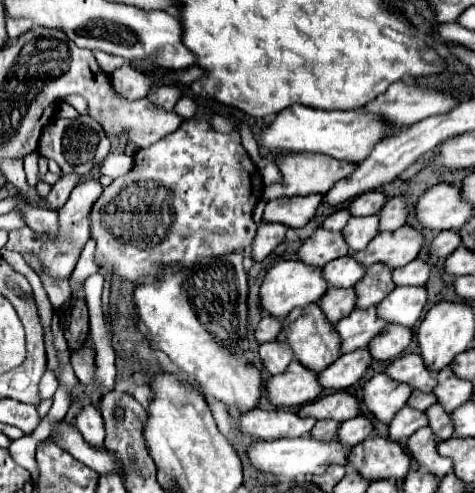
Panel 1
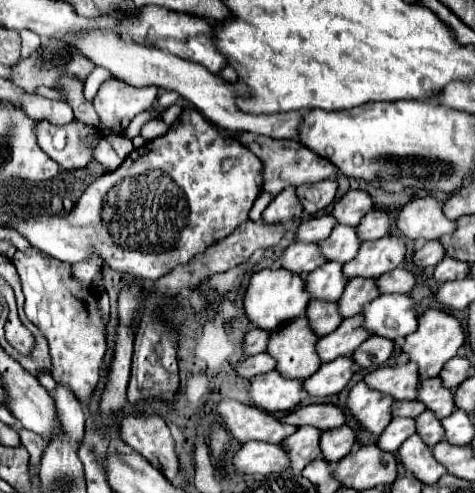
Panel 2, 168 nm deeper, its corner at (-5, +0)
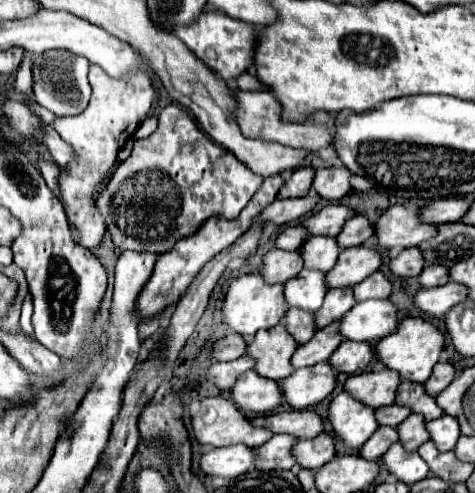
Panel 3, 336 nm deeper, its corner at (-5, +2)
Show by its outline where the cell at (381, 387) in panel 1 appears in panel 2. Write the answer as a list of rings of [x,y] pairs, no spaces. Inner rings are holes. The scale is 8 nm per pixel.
[[[358,382],[346,398],[348,412],[370,434],[380,434],[390,424],[392,402],[394,400],[390,396],[376,392],[376,390],[370,390],[364,382]]]

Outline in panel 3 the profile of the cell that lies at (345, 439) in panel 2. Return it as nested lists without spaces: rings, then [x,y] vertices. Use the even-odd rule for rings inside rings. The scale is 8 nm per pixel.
[[[322,432],[310,440],[298,440],[298,444],[294,446],[294,456],[298,458],[298,464],[302,468],[318,470],[336,456],[334,436]]]

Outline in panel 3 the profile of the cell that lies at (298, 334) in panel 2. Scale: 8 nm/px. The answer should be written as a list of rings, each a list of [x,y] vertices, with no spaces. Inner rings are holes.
[[[278,324],[270,330],[260,330],[254,340],[248,344],[246,354],[254,356],[258,366],[254,368],[258,374],[270,380],[284,380],[294,372],[292,356],[298,348],[294,336],[286,330],[286,326]]]

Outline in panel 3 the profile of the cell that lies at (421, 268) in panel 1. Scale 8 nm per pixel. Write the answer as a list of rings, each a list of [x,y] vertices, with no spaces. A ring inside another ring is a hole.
[[[374,272],[370,278],[354,286],[354,296],[358,302],[368,298],[390,298],[392,282],[384,272]]]

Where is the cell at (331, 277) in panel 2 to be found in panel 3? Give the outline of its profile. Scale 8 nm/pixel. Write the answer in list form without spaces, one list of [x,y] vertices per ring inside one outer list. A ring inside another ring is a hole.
[[[304,268],[298,276],[290,278],[284,284],[284,296],[288,304],[312,312],[316,312],[322,306],[326,292],[328,292],[326,274],[320,270]]]

